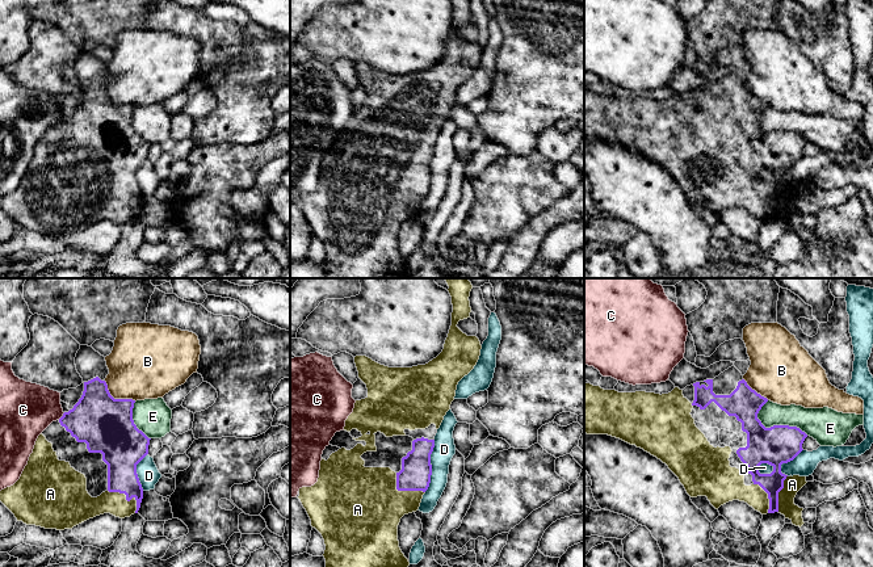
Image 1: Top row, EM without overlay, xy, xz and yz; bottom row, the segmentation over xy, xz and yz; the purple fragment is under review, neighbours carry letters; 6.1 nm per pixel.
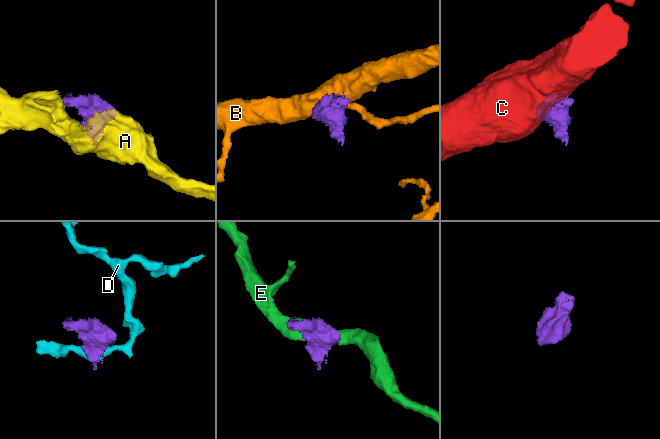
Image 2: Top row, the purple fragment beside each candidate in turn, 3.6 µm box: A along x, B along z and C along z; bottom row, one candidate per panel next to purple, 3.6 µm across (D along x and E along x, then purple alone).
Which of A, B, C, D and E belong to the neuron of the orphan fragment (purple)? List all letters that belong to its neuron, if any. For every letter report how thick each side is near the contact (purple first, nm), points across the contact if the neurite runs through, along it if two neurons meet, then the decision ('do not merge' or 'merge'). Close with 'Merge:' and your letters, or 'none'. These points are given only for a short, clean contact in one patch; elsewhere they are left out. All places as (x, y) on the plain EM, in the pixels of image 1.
A: 190 nm thick on the purple side, 140 nm on the other; merge
B: 340 nm thick on the purple side, 400 nm on the other; do not merge
C: 320 nm thick on the purple side, 320 nm on the other; border along xy (64, 118), (58, 125); do not merge
D: 190 nm thick on the purple side, 130 nm on the other; border along xz (435, 146), (431, 160), (431, 188), (424, 197); do not merge
E: 240 nm thick on the purple side, 200 nm on the other; do not merge
Merge: A

